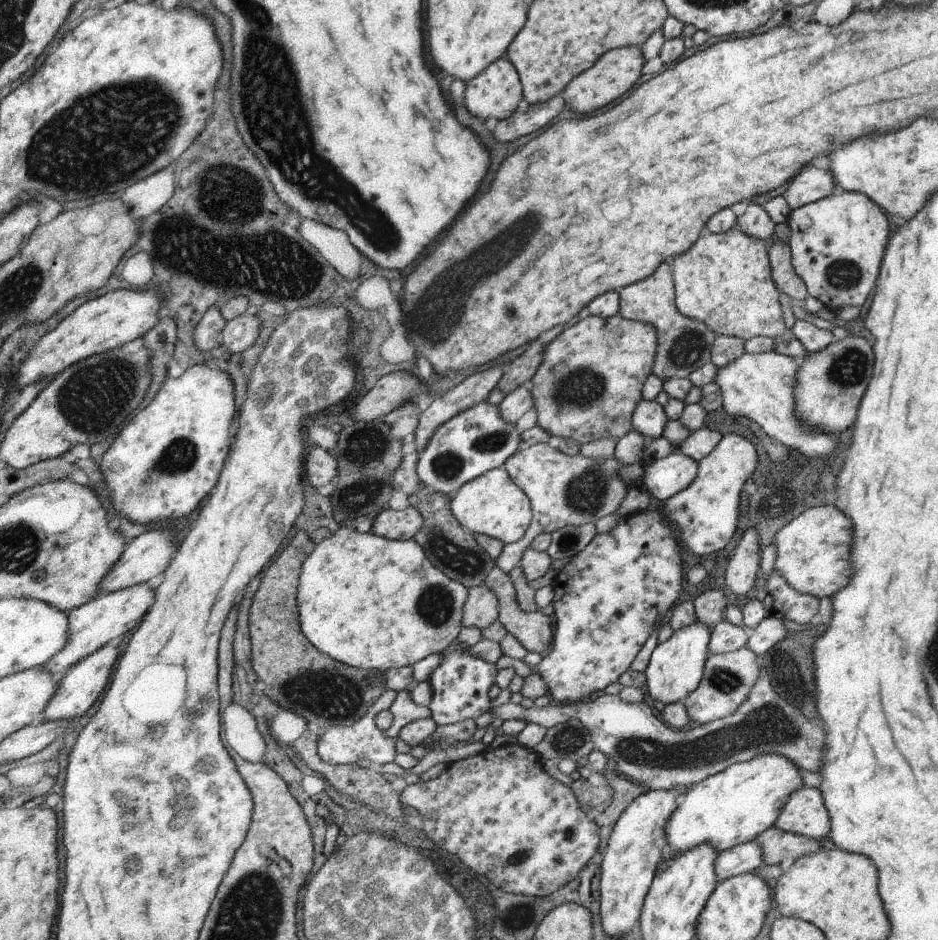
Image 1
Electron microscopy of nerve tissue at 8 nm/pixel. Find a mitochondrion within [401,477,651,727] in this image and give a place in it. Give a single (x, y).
(465, 561)

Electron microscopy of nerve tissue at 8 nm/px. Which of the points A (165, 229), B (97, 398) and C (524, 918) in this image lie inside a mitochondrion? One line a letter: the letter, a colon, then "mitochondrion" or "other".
A: other
B: mitochondrion
C: other

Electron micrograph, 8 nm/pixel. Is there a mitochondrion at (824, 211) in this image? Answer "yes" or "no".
no

